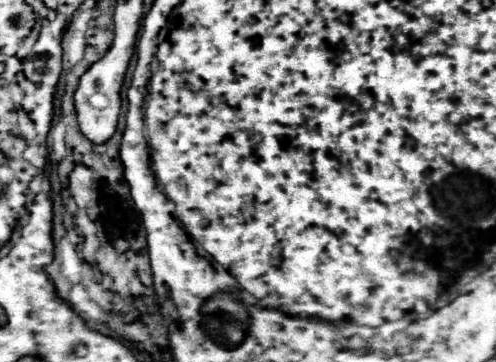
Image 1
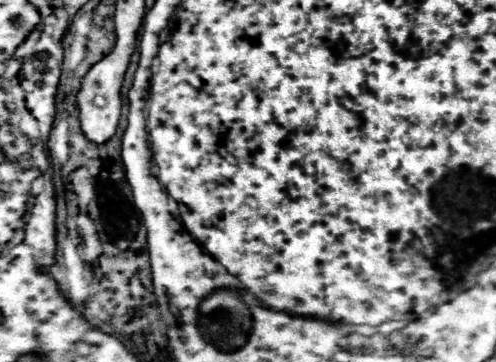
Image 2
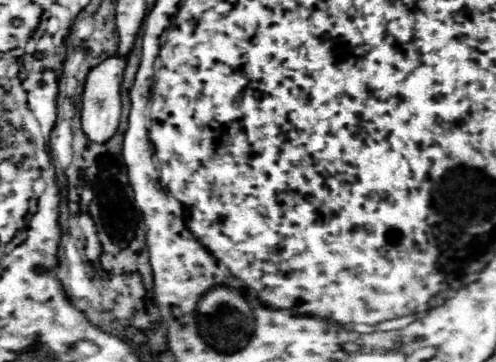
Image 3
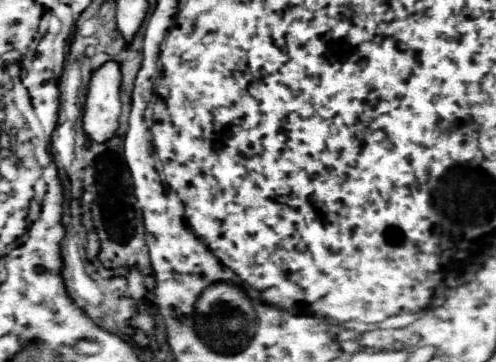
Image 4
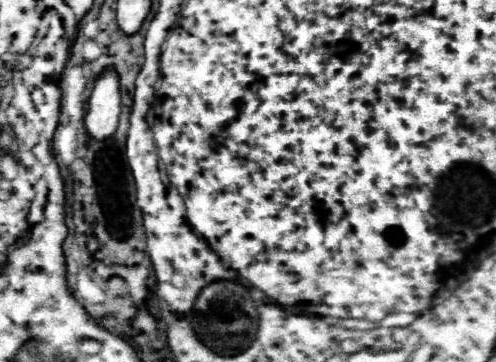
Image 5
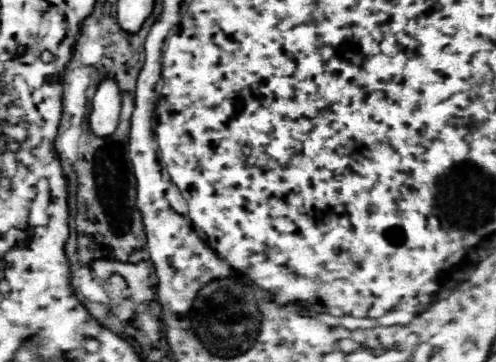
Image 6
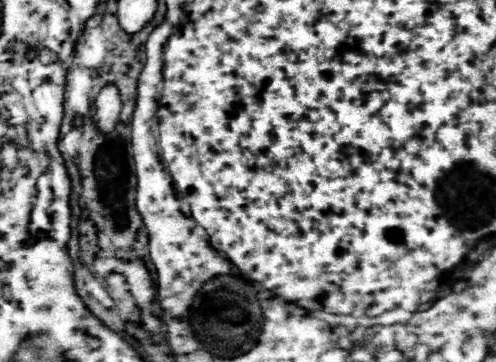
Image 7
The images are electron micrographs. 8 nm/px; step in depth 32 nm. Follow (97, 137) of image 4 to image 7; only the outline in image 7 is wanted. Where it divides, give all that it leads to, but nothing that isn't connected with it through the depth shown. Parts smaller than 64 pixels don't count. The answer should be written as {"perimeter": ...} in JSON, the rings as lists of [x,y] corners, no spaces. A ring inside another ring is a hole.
{"perimeter":[[[106,84],[98,92],[94,106],[96,106],[96,112],[92,116],[92,122],[94,122],[96,130],[102,134],[112,132],[118,124],[118,116],[120,116],[120,108],[122,108],[118,88],[114,84]]]}

